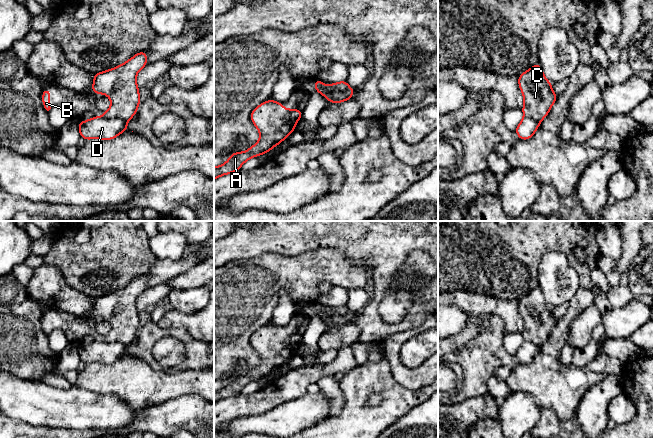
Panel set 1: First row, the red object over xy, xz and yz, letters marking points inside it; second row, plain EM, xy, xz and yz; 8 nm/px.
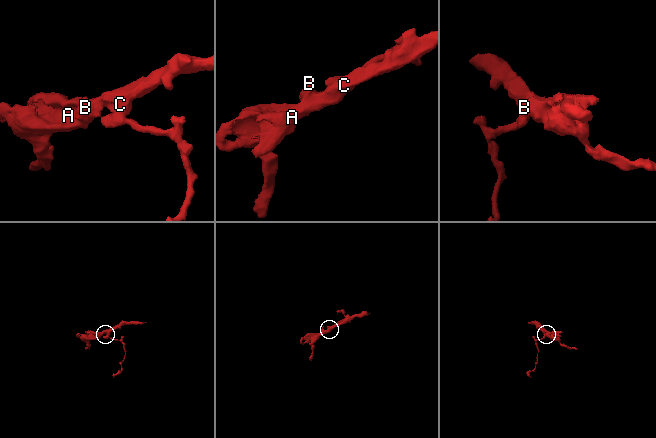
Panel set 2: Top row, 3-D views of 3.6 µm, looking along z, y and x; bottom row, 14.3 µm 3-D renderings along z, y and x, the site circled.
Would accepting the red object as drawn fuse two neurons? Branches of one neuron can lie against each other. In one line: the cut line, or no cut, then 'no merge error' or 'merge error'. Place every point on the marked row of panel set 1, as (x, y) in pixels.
cut xz (348, 86), (343, 90), (331, 88), (327, 99); merge error

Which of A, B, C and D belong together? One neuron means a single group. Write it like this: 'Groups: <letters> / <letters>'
Groups: A B C / D

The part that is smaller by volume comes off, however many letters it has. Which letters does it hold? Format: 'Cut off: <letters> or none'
Cut off: D

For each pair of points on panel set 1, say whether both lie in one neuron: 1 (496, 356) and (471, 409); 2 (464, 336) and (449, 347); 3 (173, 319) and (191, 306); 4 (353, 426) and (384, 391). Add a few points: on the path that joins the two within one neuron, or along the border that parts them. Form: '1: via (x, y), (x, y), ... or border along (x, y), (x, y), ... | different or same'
1: border along (487, 392), (454, 403) | different
2: via (460, 340), (453, 343) | same
3: border along (172, 308), (184, 313), (196, 313), (203, 309) | different
4: via (364, 423), (384, 402) | same

